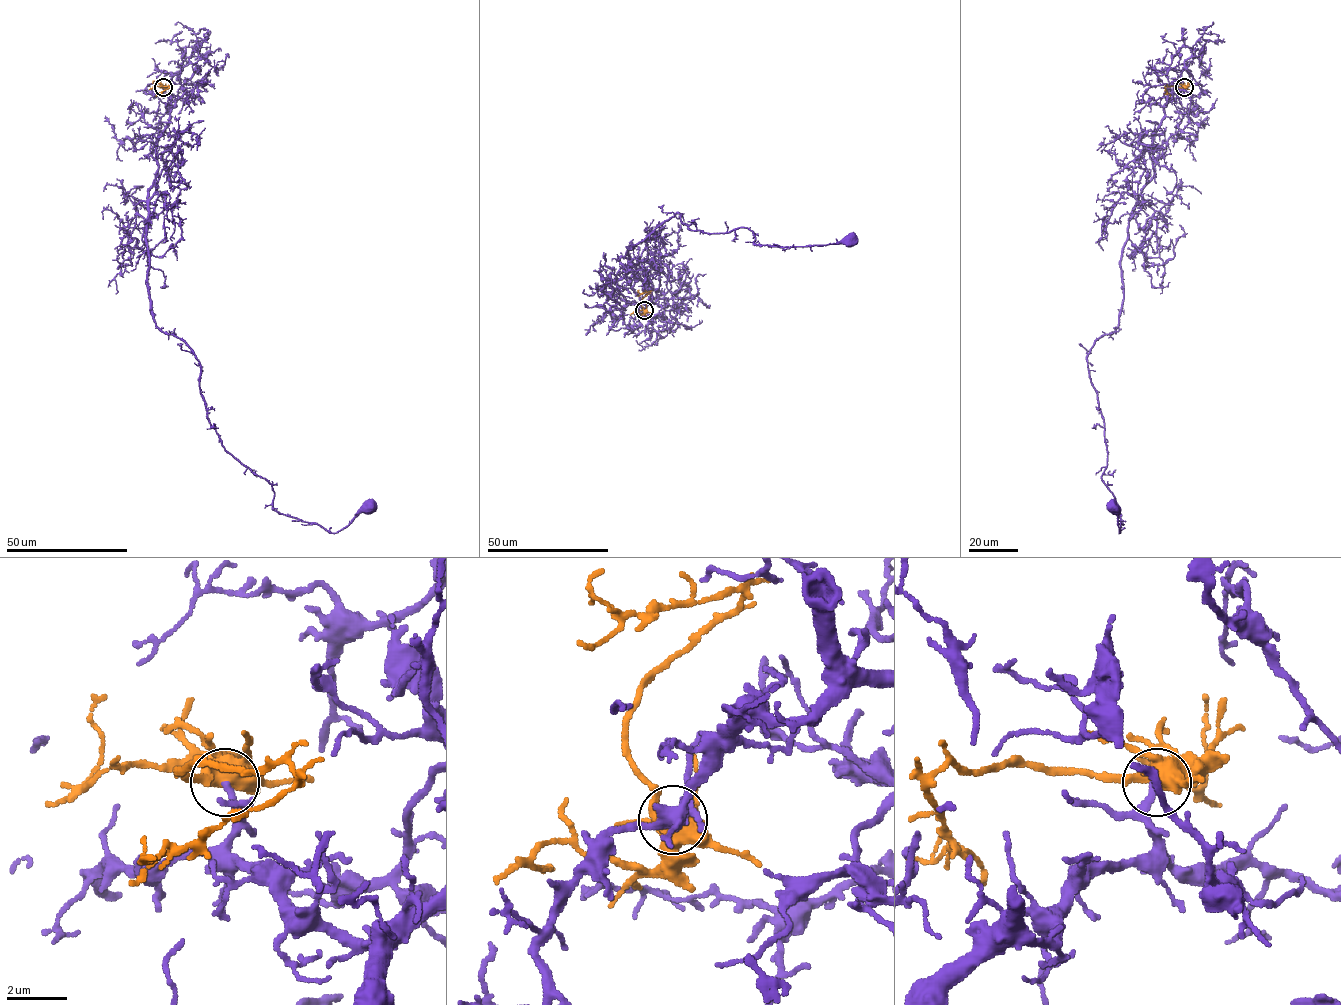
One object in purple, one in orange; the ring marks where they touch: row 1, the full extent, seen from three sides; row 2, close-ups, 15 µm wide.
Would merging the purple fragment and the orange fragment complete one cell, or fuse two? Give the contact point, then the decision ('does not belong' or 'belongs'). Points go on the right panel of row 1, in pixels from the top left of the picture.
(1184, 87) | belongs

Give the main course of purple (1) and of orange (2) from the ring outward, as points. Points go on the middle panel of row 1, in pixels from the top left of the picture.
1: (644, 309), (656, 292), (629, 268), (629, 246), (676, 213), (708, 233), (748, 228), (756, 245), (849, 237)
2: (644, 309), (640, 301), (649, 292), (640, 293), (638, 289)

